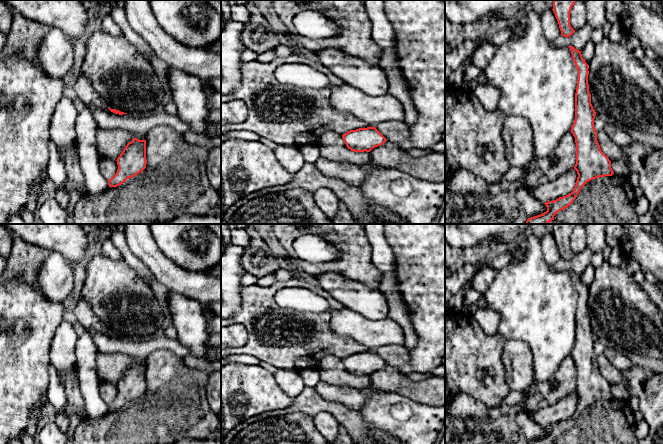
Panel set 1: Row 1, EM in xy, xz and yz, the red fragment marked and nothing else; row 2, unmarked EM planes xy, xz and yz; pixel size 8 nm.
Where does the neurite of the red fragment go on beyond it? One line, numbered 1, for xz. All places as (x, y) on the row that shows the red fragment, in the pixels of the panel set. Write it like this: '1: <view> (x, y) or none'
1: none

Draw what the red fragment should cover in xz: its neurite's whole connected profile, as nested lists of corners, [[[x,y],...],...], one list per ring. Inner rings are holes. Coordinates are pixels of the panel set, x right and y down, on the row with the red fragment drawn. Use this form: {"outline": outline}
{"outline": [[[375,127],[350,130],[342,138],[347,148],[354,152],[370,152],[387,141]]]}

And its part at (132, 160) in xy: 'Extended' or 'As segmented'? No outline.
As segmented

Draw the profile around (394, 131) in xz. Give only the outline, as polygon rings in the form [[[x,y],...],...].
[[[390,120],[381,122],[375,128],[386,138],[387,141],[397,144],[411,154],[417,154],[417,150],[411,143],[408,130],[404,121]]]

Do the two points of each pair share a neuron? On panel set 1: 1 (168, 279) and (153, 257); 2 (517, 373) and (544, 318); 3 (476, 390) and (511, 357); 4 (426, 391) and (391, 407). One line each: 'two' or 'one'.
1: one
2: two
3: two
4: two

